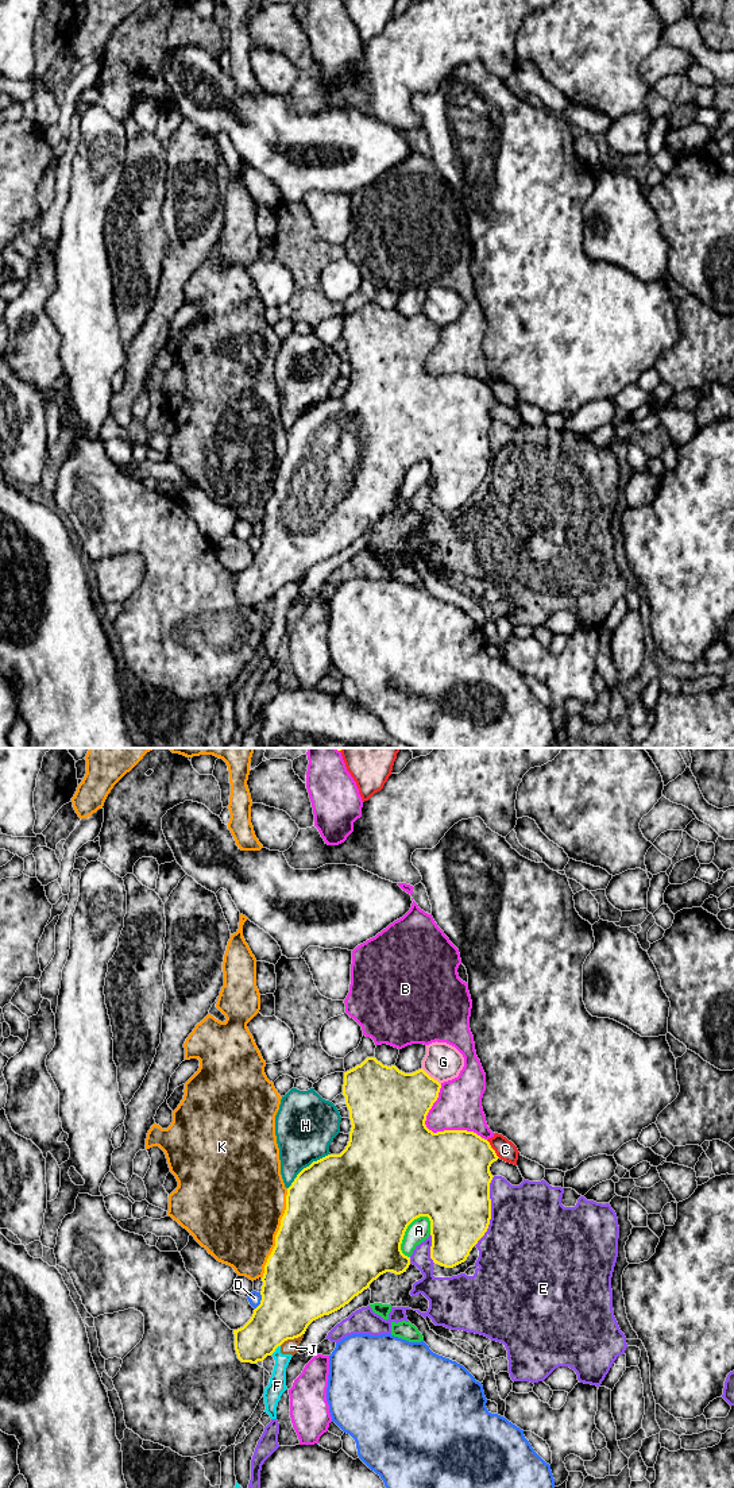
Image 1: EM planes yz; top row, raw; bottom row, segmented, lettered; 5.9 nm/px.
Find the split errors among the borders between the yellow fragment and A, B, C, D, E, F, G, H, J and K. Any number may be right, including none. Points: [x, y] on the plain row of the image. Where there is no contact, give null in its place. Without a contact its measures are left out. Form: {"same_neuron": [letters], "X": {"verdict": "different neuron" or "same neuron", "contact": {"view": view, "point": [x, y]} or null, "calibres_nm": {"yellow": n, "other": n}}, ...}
{"same_neuron": [], "A": {"verdict": "different neuron", "contact": {"view": "yz", "point": [404, 477]}, "calibres_nm": {"yellow": 500, "other": 140}}, "B": {"verdict": "different neuron", "contact": {"view": "yz", "point": [437, 376]}, "calibres_nm": {"yellow": 500, "other": 280}}, "C": {"verdict": "different neuron", "contact": {"view": "yz", "point": [493, 393]}, "calibres_nm": {"yellow": 420, "other": 120}}, "D": {"verdict": "different neuron", "contact": {"view": "yz", "point": [261, 544]}, "calibres_nm": {"yellow": 440, "other": 80}}, "E": {"verdict": "different neuron", "contact": {"view": "yz", "point": [490, 455]}, "calibres_nm": {"yellow": 440, "other": 480}}, "F": {"verdict": "different neuron", "contact": {"view": "yz", "point": [275, 592]}, "calibres_nm": {"yellow": 320, "other": 110}}, "G": {"verdict": "different neuron", "contact": {"view": "yz", "point": [429, 320]}, "calibres_nm": {"yellow": 380, "other": 220}}, "H": {"verdict": "different neuron", "contact": {"view": "yz", "point": [306, 411]}, "calibres_nm": {"yellow": 500, "other": 360}}, "J": {"verdict": "different neuron", "contact": {"view": "yz", "point": [290, 582]}, "calibres_nm": {"yellow": 380, "other": 90}}, "K": {"verdict": "different neuron", "contact": {"view": "yz", "point": [277, 477]}, "calibres_nm": {"yellow": 500, "other": 500}}}

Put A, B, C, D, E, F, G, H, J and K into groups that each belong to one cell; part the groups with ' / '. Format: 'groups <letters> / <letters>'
groups A F J / B / C / D / E / G / H / K

